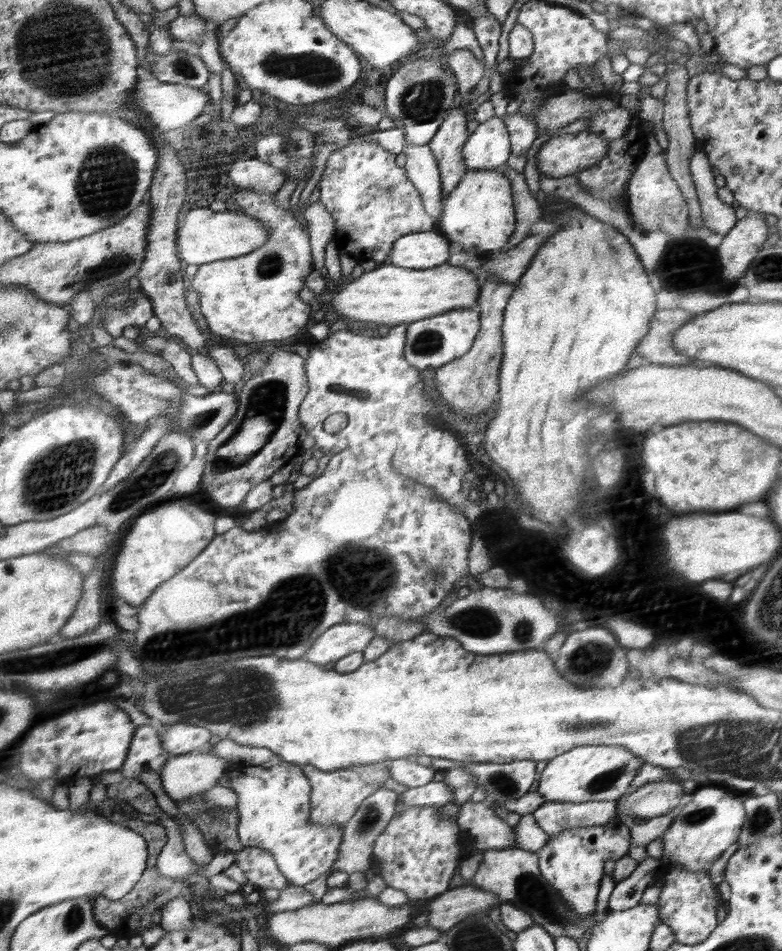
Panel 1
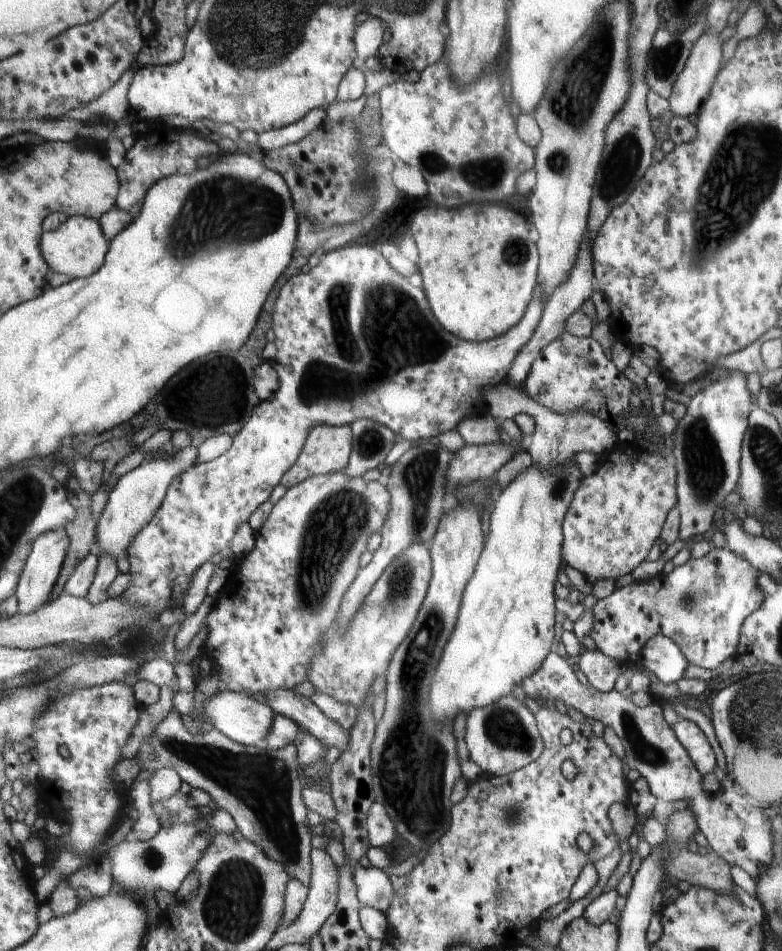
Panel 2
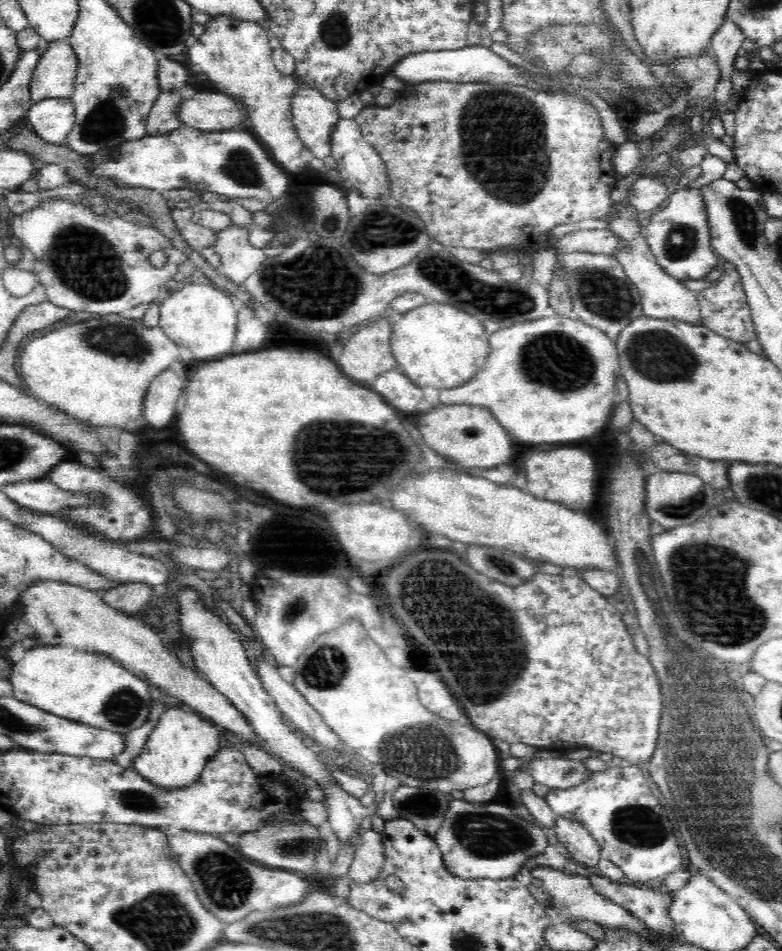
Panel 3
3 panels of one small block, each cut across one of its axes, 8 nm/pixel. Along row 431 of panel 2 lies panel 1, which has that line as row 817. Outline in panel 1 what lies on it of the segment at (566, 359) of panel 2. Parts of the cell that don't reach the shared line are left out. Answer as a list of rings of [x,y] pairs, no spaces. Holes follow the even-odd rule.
[[[616,816],[608,825],[574,827],[552,835],[536,853],[542,877],[560,893],[560,897],[581,918],[595,915],[600,880],[604,877],[606,860],[619,860],[630,848],[628,820]]]

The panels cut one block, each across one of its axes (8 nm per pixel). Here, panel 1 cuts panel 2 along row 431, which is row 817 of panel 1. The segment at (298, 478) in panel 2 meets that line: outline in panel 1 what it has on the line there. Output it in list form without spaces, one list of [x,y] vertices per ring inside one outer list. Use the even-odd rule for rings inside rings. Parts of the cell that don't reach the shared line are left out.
[[[389,761],[364,765],[364,768],[345,768],[322,771],[318,767],[306,765],[306,774],[310,774],[310,782],[314,782],[314,823],[338,823],[344,825],[354,816],[362,802],[382,787],[390,778]]]

